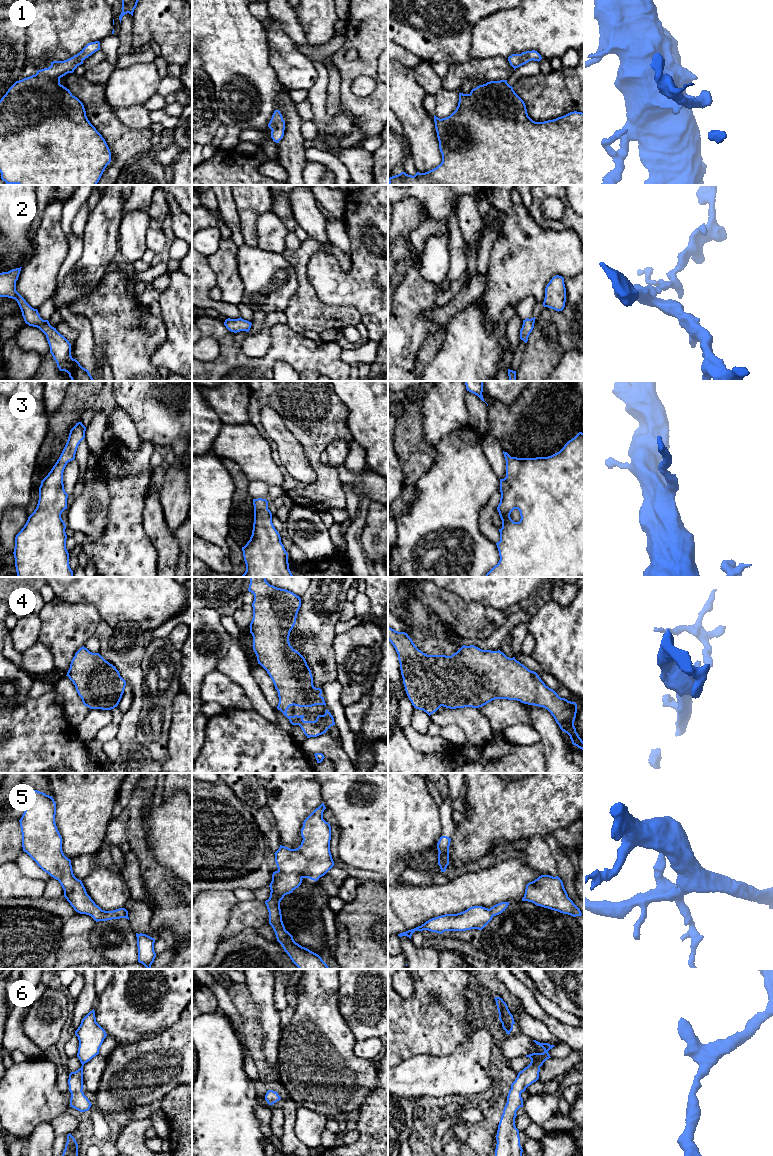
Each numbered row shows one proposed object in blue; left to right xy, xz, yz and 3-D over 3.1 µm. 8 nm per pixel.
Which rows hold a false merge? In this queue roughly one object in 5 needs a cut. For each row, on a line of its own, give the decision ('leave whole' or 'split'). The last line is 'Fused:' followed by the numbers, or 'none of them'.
1: leave whole
2: leave whole
3: leave whole
4: leave whole
5: leave whole
6: leave whole
Fused: none of them

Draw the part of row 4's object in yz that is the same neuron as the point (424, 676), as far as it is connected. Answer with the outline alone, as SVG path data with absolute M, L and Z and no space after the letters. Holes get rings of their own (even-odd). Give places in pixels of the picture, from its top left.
M390 627L388 640L398 654L405 691L414 708L430 716L441 706L450 709L479 708L495 699L517 700L547 709L560 729L570 736L572 744L584 750L584 742L574 726L577 704L559 697L536 672L529 670L515 657L509 658L500 650L482 650L474 645L463 645L451 656L427 655L415 646L407 633Z

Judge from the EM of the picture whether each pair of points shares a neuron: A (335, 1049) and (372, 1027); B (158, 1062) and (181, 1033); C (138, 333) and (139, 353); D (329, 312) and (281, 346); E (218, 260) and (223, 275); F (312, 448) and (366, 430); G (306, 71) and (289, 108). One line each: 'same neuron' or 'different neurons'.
A: different neurons
B: same neuron
C: same neuron
D: different neurons
E: same neuron
F: different neurons
G: different neurons

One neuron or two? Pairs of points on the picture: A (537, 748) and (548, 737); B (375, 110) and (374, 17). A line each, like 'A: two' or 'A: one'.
A: two
B: one

